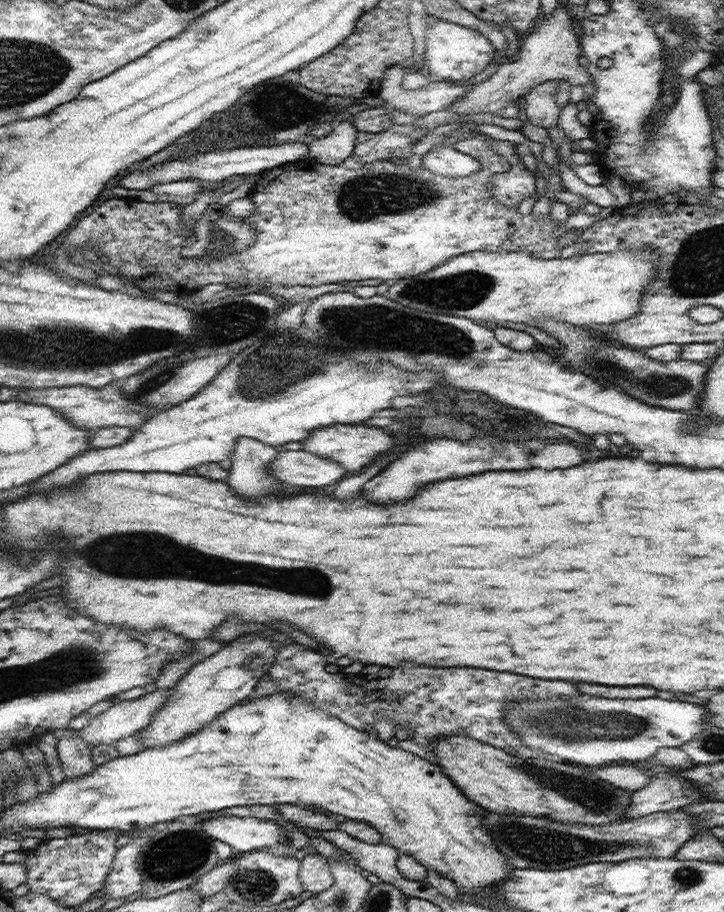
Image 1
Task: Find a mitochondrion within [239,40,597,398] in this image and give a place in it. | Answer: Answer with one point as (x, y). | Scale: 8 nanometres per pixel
(370, 328)

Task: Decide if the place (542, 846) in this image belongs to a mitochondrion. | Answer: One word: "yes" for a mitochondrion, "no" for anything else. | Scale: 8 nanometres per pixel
yes

